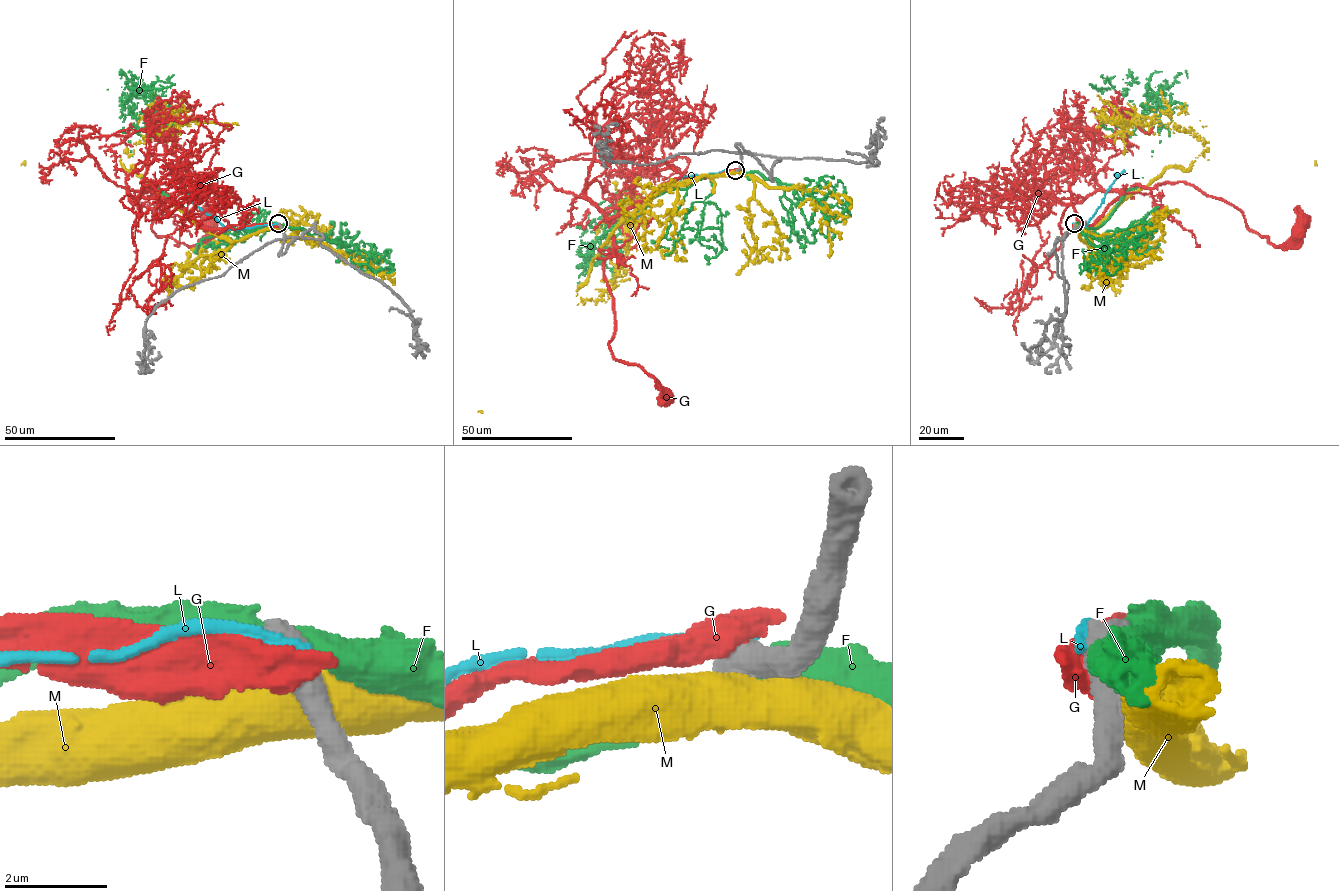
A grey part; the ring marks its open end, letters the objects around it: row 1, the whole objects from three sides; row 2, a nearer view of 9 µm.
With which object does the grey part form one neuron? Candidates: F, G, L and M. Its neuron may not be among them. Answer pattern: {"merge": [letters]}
{"merge": []}

